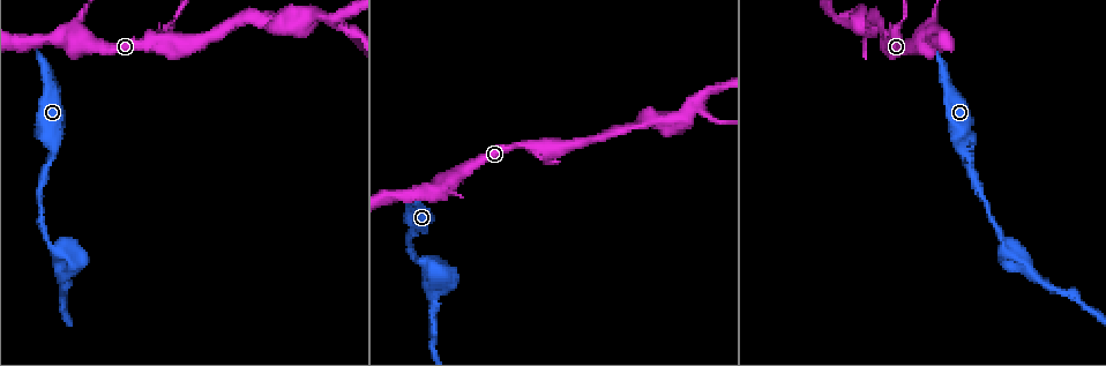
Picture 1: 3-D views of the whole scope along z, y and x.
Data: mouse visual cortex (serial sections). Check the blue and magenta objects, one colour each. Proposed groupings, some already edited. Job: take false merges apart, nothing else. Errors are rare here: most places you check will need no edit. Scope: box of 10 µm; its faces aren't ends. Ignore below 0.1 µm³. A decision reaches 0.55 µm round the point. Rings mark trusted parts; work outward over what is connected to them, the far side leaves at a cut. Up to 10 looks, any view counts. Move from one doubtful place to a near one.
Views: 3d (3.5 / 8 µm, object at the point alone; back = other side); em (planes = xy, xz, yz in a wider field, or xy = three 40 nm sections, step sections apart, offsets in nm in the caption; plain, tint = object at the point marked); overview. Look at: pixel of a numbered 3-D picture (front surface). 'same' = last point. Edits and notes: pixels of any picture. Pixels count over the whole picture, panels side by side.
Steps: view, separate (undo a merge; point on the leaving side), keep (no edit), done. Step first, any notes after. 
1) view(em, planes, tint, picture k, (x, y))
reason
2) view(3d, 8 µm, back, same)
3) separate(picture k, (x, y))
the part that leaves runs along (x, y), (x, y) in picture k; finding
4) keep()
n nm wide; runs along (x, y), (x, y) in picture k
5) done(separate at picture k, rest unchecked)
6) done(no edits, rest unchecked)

view(3d, 3.5 µm, picture 1, (415, 230))
a narrow waist

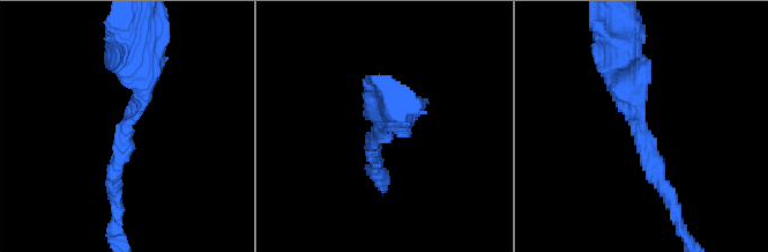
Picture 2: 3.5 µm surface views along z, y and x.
view(em, xy, step 3, tint, picture 2, (635, 117))
arms of 200, 500 nm

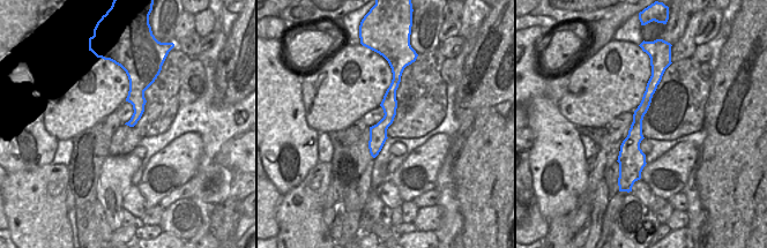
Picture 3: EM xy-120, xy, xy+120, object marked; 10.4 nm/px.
view(em, xy, step 1, tint, same)
cut it another way

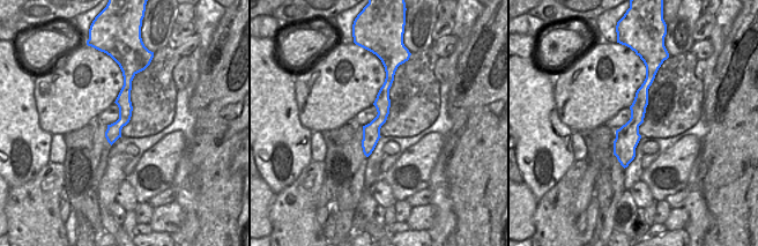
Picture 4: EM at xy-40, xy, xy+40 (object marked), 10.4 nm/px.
keep()
runs along (649, 72), (624, 163) in picture 4; continuous, no second cell

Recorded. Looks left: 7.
view(3d, 8 µm, back, picture 1, (537, 151))
side arm on a straight run

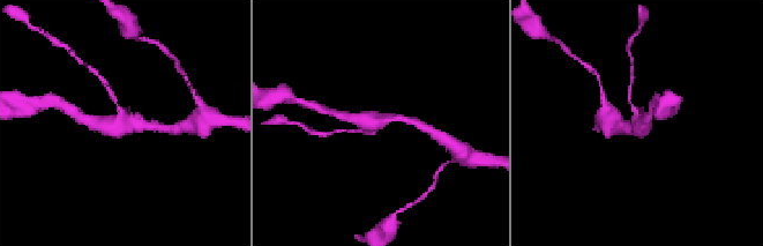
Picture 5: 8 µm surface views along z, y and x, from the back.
view(em, planes, tint, same)
3 arms; arms of 100, 250, 400 nm

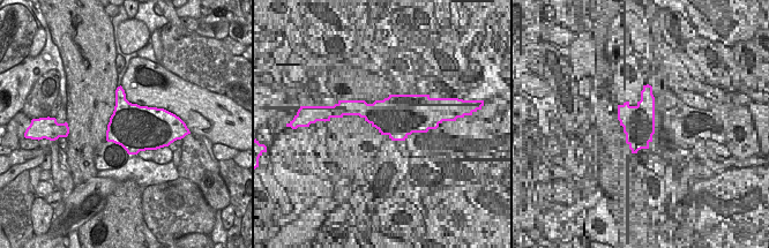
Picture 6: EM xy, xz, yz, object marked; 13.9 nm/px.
keep()
650 nm wide; runs along (151, 126), (88, 121) in picture 5; continuous, no second cell

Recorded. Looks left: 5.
view(3d, 3.5 µm, back, picture 1, (329, 20))
three arms meet

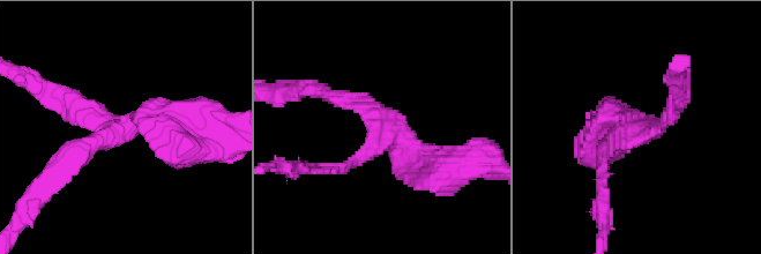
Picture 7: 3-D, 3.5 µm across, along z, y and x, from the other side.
view(em, xy, step 3, tint, picture 7, (624, 131))
3 arms; arms of 150, 200, 450 nm; now the EM

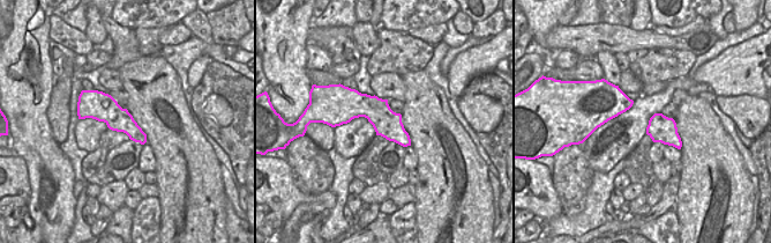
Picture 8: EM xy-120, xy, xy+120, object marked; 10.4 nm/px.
keep()
all the same cell

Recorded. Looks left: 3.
view(3d, 3.5 µm, picture 1, (73, 27))
sharp bend

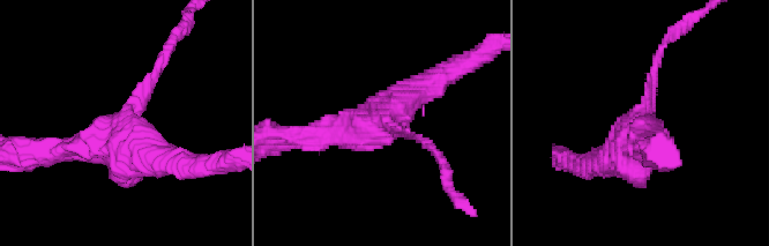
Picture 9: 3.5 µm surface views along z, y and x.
view(em, xy, step 1, tint, picture 9, (639, 124))
now the EM

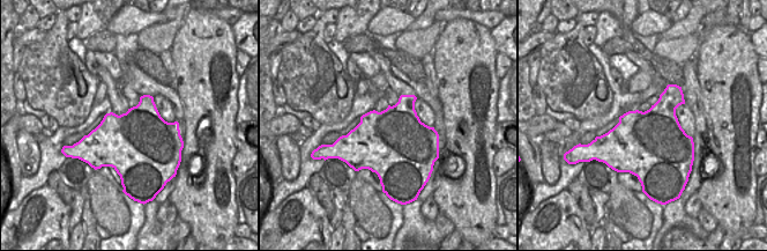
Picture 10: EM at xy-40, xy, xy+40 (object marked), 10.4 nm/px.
keep()
750 nm wide; runs along (442, 74), (372, 127), (307, 135) in picture 9; one cell here

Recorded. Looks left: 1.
done(no edits, rest unchecked)

